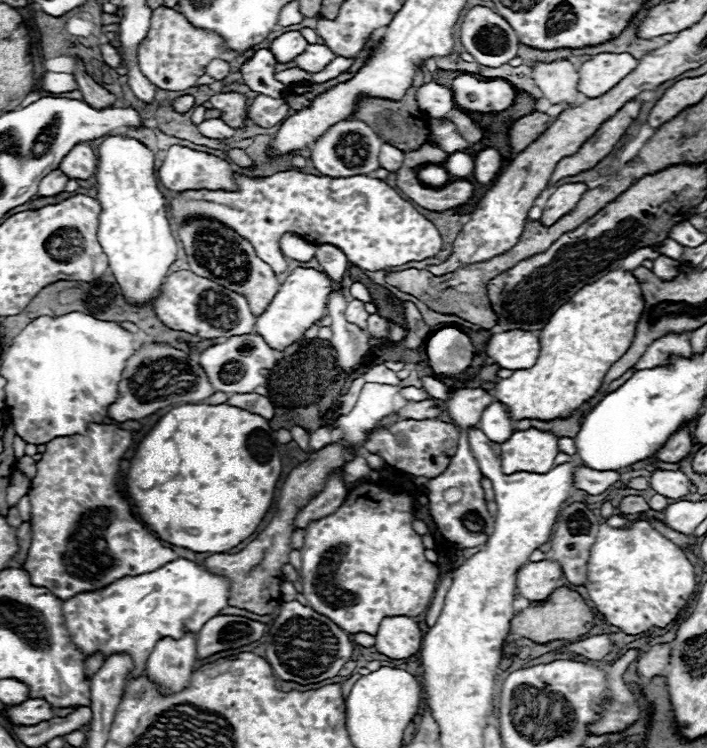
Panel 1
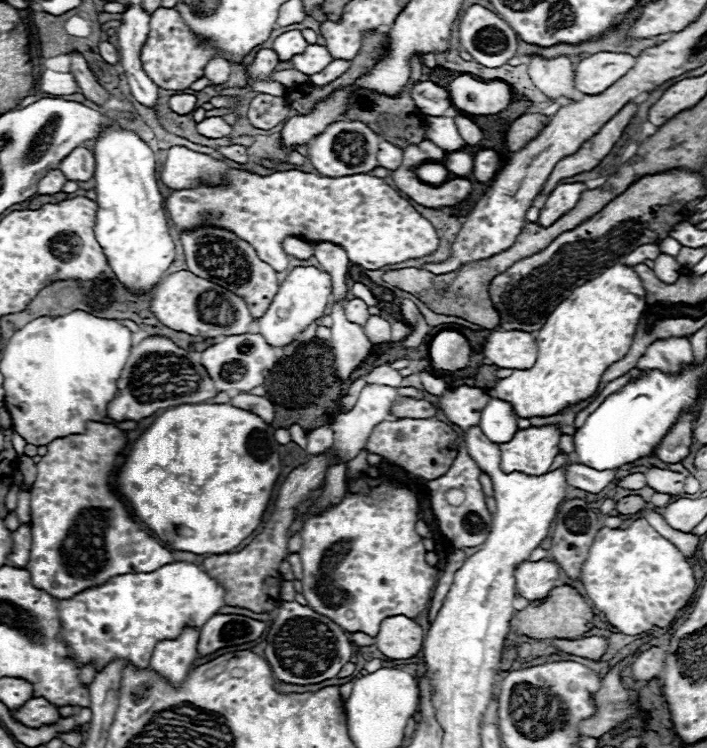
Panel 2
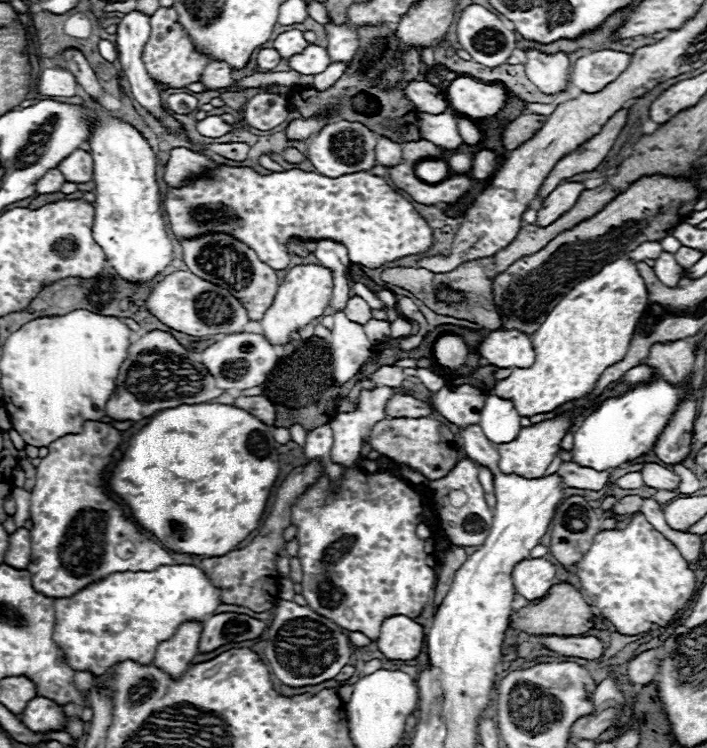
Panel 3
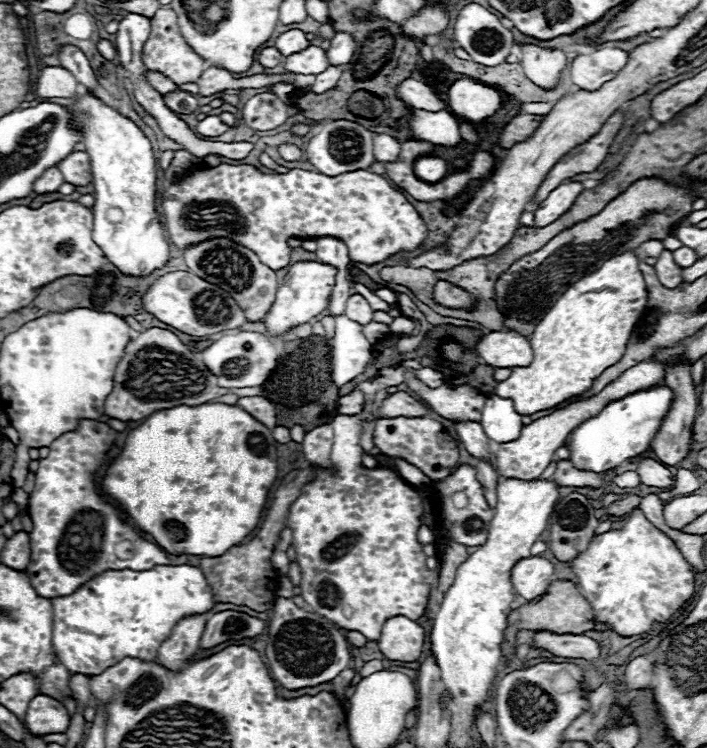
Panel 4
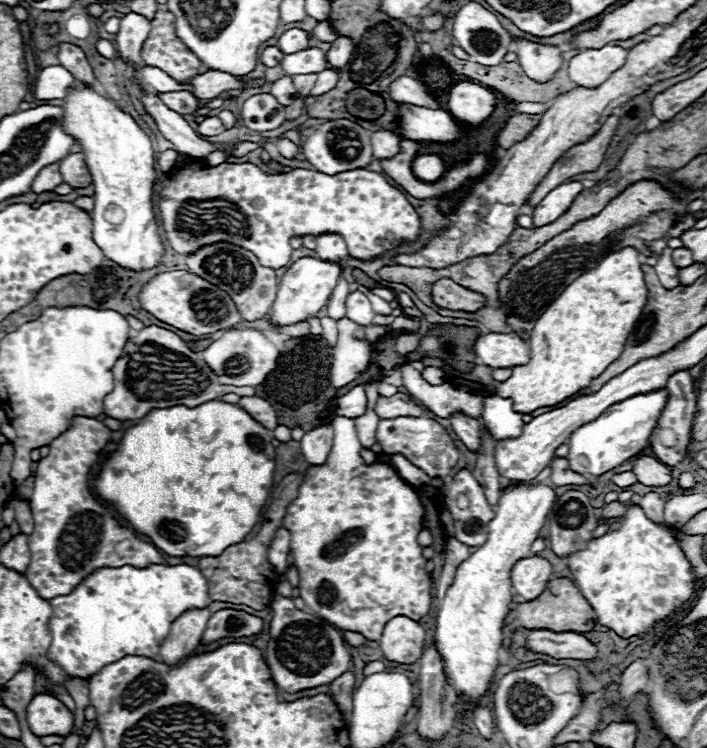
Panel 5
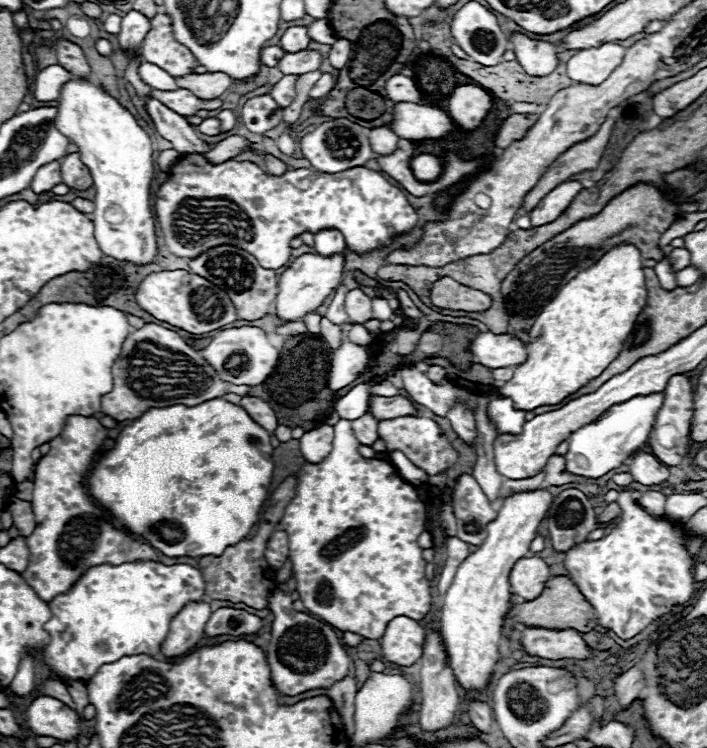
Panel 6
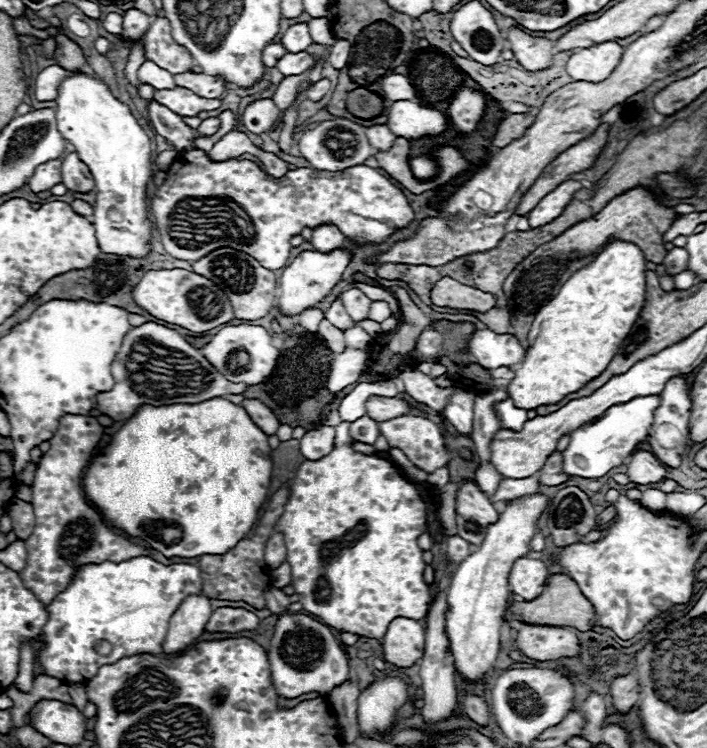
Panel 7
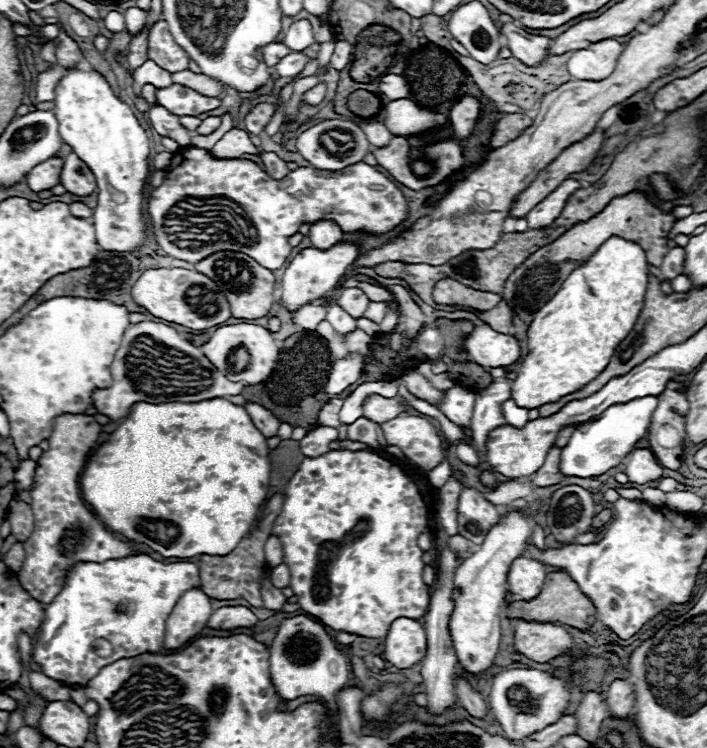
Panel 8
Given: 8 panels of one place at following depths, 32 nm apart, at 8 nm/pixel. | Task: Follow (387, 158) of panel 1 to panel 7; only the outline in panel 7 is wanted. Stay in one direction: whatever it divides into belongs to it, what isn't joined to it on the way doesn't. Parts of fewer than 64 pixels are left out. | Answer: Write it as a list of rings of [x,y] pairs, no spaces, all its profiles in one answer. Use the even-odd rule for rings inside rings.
[[[380,124],[380,126],[370,126],[370,128],[366,128],[368,132],[368,142],[370,142],[370,146],[374,148],[374,150],[378,150],[378,152],[386,152],[386,150],[390,150],[392,146],[394,146],[394,140],[396,140],[396,134],[392,134],[384,124]]]

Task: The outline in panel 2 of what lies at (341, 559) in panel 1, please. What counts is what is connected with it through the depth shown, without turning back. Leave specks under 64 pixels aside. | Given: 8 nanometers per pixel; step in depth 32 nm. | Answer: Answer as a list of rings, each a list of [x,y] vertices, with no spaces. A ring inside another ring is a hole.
[[[356,478],[348,482],[344,500],[322,516],[310,516],[302,528],[302,594],[308,606],[334,620],[346,632],[364,632],[376,636],[380,622],[386,616],[410,616],[416,618],[426,610],[434,596],[438,582],[438,568],[430,568],[424,554],[422,538],[416,534],[414,524],[418,520],[418,498],[414,492],[388,478]]]

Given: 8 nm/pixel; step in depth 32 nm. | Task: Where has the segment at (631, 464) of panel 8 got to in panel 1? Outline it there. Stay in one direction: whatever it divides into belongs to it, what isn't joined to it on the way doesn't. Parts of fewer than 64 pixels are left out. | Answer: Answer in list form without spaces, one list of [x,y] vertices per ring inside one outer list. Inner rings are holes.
[[[654,470],[650,478],[650,488],[654,488],[658,494],[672,498],[672,500],[682,500],[690,494],[688,490],[690,480],[682,472],[666,472],[666,470]]]

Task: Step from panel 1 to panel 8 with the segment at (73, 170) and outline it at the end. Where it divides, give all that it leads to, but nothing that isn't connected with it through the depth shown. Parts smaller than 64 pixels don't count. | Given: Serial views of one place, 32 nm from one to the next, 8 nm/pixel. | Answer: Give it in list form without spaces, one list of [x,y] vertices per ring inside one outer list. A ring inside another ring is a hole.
[[[68,154],[64,158],[64,166],[62,166],[62,174],[60,174],[60,184],[78,196],[88,196],[90,192],[96,190],[96,180],[94,174],[90,172],[90,168],[74,154]]]

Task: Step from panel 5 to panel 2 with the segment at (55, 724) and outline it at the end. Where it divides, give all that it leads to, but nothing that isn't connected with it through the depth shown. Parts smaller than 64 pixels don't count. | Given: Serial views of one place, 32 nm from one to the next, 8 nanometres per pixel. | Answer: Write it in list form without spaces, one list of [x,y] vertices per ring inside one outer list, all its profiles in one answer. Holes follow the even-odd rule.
[[[30,698],[22,708],[18,710],[10,710],[10,714],[14,716],[14,720],[18,720],[20,724],[26,724],[30,728],[38,728],[42,724],[52,724],[54,720],[58,720],[58,708],[54,704],[50,704],[46,698]]]

